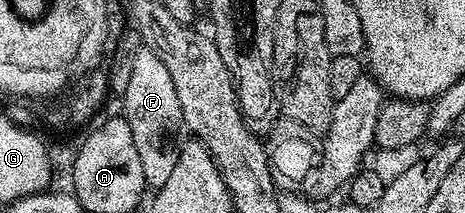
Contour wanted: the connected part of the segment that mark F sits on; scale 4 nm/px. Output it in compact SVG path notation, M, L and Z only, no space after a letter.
M143 47L136 55L136 63L132 63L132 75L128 79L128 91L120 95L121 112L128 127L132 127L132 143L136 143L136 155L140 155L140 168L144 170L144 179L151 190L157 191L168 183L172 170L176 168L178 151L184 141L184 115L180 111L180 99L176 99L176 87L172 83L172 75L168 75L168 67L156 59L151 49Z

